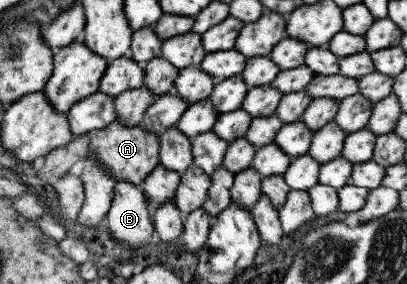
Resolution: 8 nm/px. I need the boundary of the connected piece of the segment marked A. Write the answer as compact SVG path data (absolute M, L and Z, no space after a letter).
M115 120L107 124L105 128L95 132L89 131L87 134L89 136L88 154L93 154L99 160L99 163L107 168L104 172L110 175L110 178L115 183L128 183L139 187L158 164L159 135L147 132L147 130L143 130L139 125L129 128L129 126L123 126Z

